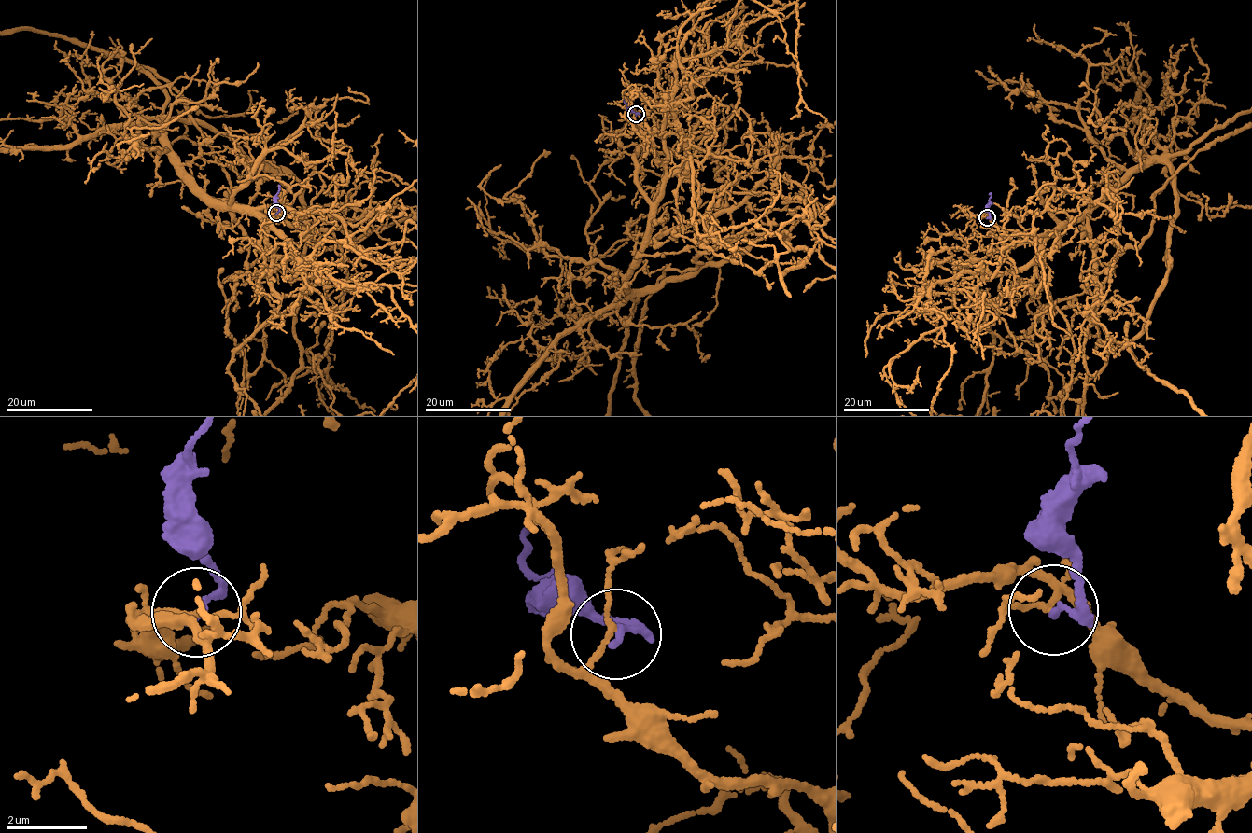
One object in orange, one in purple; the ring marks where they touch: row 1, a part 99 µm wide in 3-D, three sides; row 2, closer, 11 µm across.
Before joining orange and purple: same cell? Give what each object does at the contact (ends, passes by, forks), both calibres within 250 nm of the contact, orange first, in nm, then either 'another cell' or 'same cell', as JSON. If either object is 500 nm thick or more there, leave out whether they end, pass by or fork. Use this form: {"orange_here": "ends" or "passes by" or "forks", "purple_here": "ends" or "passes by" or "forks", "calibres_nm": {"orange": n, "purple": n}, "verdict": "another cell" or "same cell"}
{"orange_here": "passes by", "purple_here": "passes by", "calibres_nm": {"orange": 100, "purple": 120}, "verdict": "another cell"}

